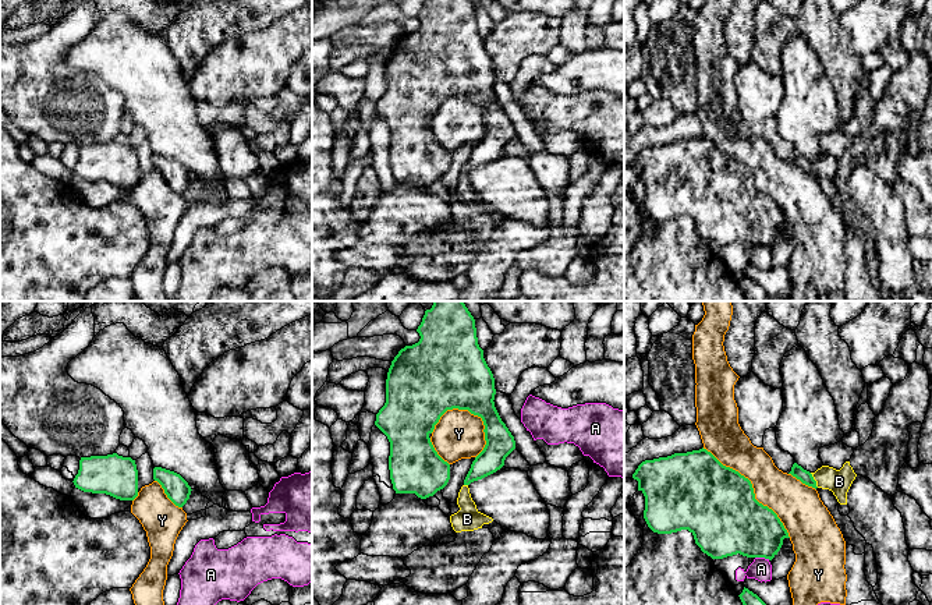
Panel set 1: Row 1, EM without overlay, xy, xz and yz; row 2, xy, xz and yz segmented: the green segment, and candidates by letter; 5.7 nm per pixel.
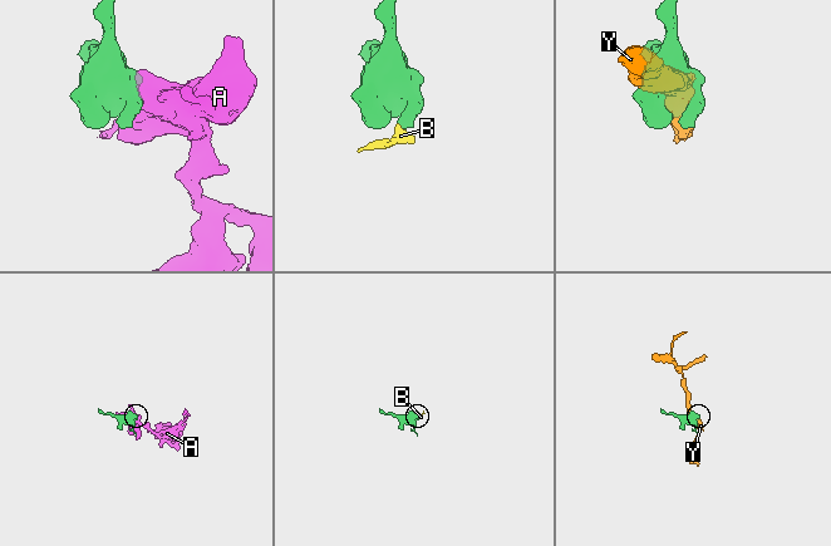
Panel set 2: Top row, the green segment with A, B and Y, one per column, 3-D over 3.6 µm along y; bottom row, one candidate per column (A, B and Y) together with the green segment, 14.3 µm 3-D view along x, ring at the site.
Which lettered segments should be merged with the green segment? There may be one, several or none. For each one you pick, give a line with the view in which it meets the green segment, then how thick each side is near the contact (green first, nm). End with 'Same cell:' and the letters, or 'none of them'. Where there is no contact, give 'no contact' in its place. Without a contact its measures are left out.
B: yz | 80/140 nm
Same cell: B

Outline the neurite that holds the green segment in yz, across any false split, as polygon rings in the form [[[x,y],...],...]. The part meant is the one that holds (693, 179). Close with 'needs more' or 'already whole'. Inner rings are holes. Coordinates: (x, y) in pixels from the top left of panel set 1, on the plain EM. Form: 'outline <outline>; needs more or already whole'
outline [[[704,135],[645,148],[638,153],[632,166],[638,169],[638,178],[645,184],[644,206],[648,215],[658,222],[688,217],[701,238],[712,247],[723,247],[740,241],[747,245],[765,245],[772,248],[780,238],[783,227],[790,226],[777,202],[755,187],[751,169],[738,159],[723,153]]]; already whole

